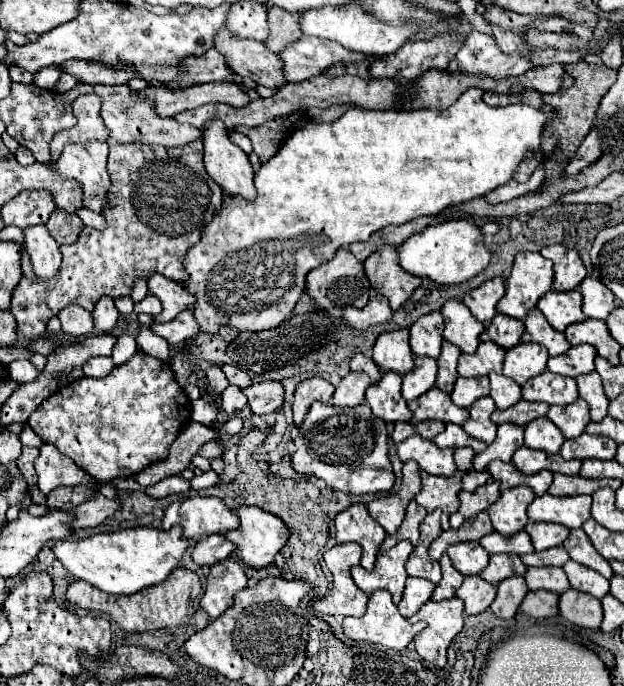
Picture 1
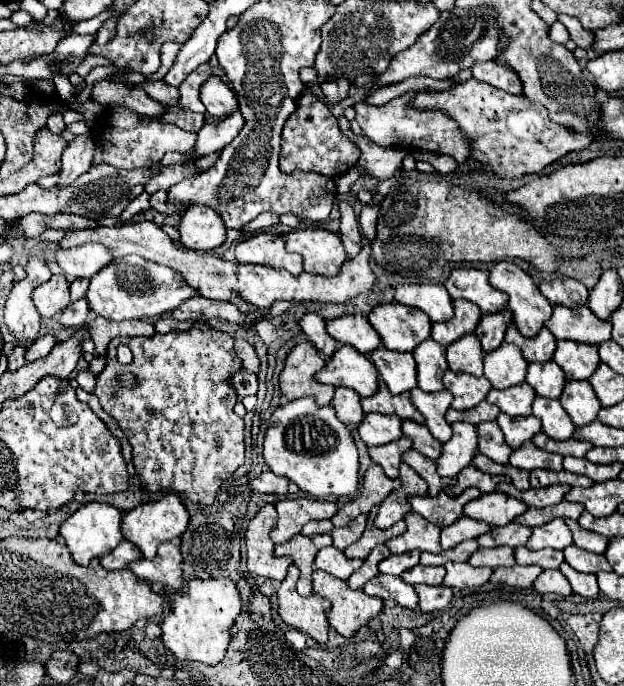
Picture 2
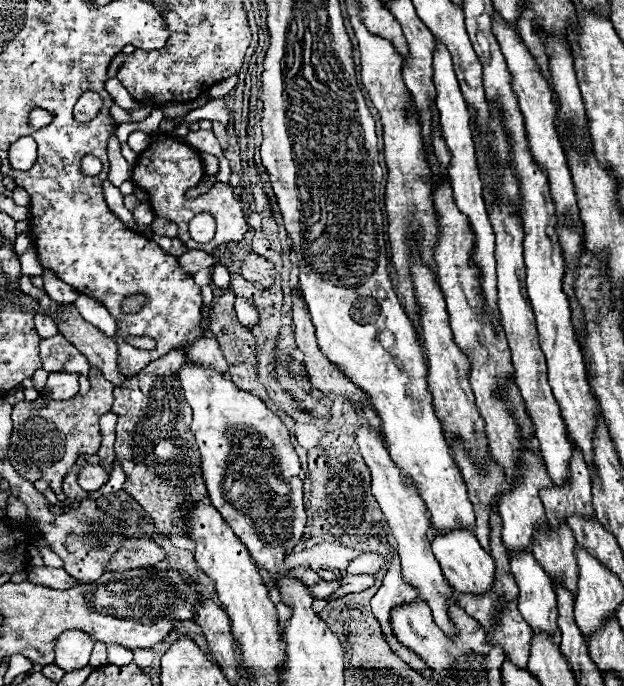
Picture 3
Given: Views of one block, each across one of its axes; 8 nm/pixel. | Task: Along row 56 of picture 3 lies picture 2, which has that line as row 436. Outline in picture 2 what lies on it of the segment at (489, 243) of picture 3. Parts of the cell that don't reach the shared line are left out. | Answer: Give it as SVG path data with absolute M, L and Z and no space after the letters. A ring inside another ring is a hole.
M414 388L412 392L412 402L414 406L422 412L428 430L432 432L432 436L436 440L440 440L442 444L450 440L452 436L452 428L450 424L444 420L444 414L448 412L450 404L452 404L452 394L448 390L440 390L438 394L426 394L418 388Z

